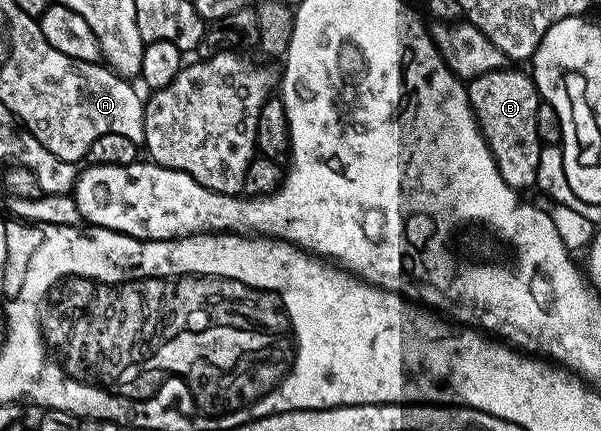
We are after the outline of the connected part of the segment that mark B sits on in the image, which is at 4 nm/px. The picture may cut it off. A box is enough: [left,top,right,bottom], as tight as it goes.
[467,70,542,189]

